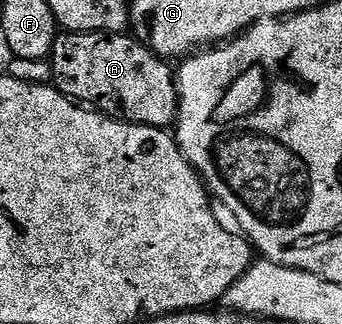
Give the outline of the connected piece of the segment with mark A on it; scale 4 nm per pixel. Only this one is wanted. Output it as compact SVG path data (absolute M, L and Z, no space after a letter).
M73 31L56 34L49 56L53 85L108 119L170 128L179 117L179 89L172 64L131 33Z

